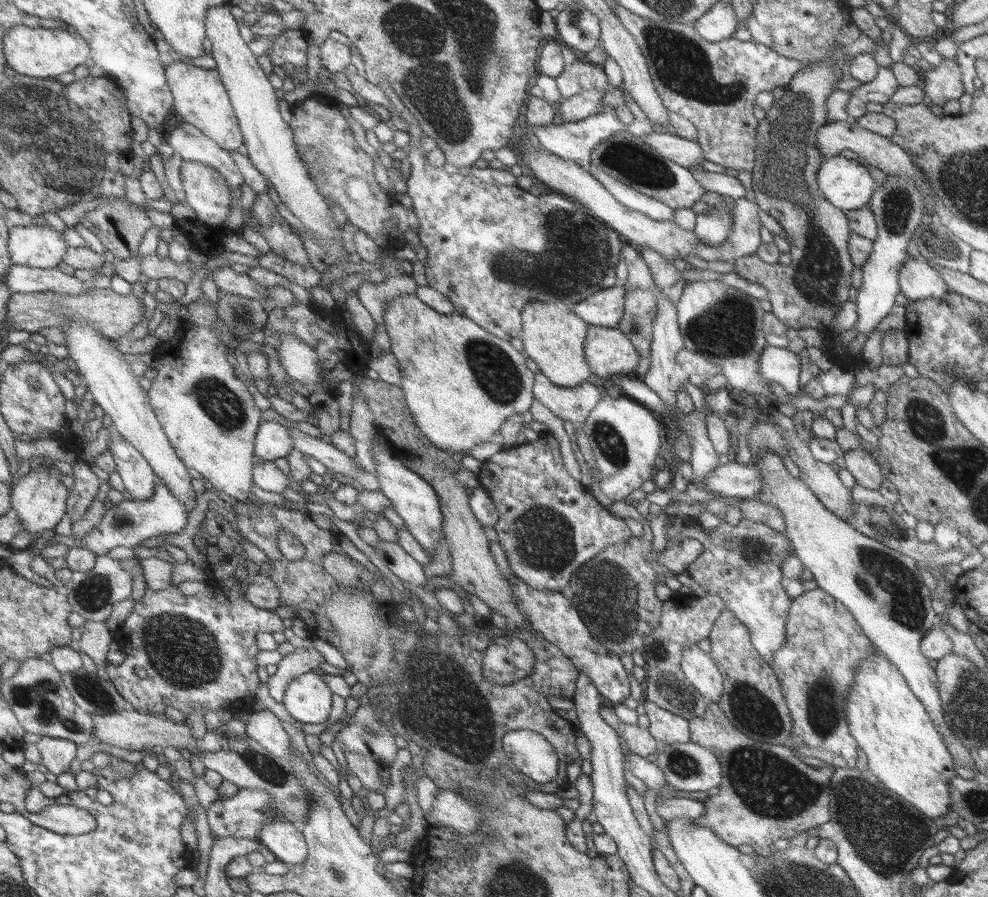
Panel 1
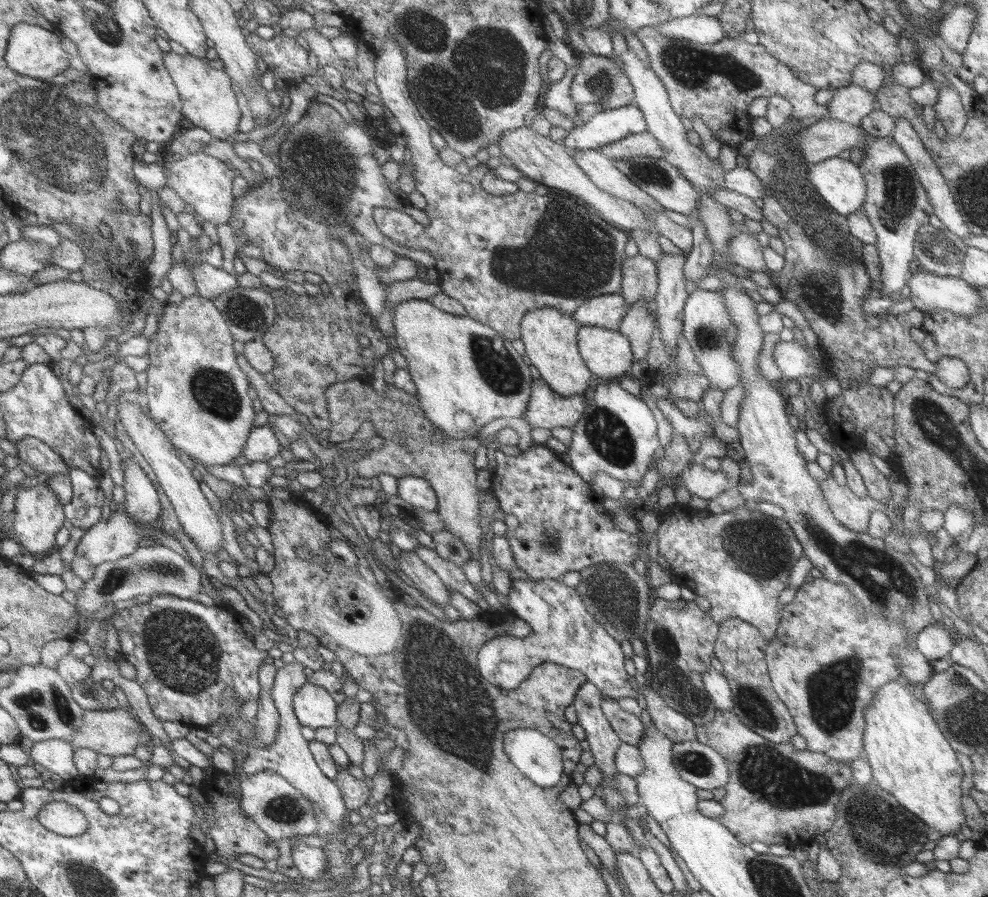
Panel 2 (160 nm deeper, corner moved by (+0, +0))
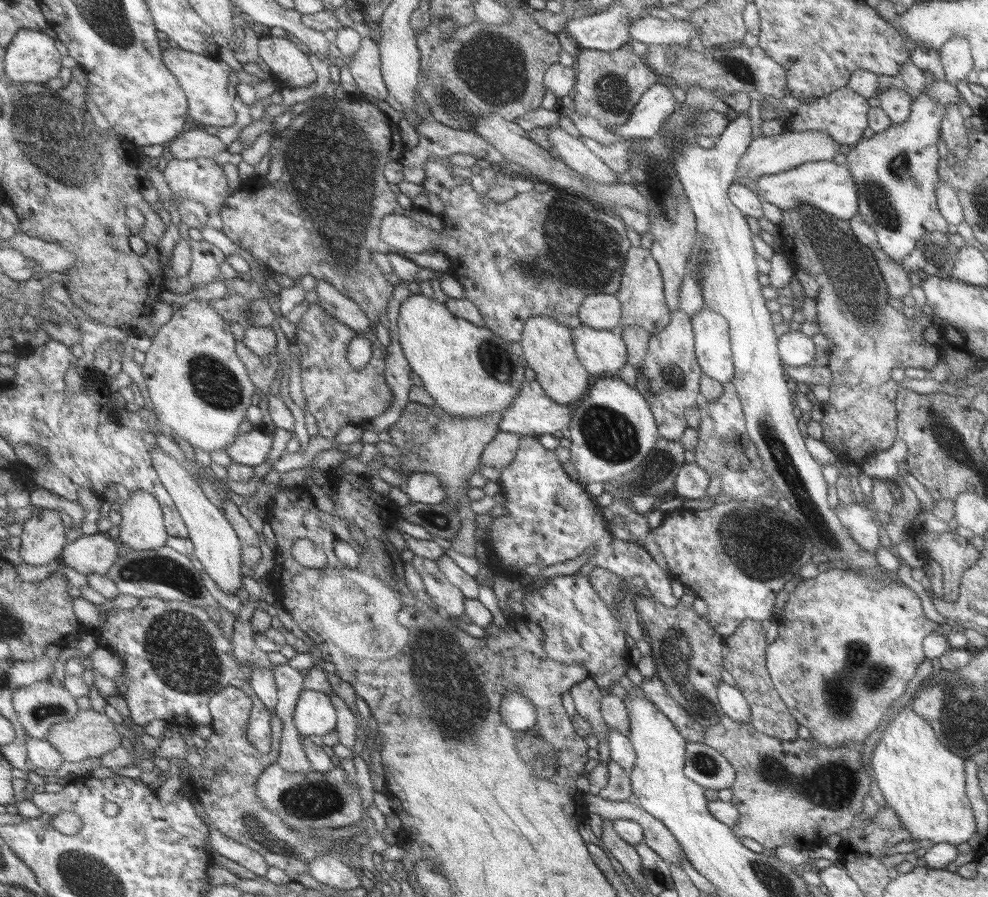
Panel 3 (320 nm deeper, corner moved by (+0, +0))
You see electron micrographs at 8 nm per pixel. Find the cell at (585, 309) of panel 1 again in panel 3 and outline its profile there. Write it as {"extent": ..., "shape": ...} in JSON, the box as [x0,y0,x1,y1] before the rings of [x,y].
{"extent":[578,293,620,330],"shape":[[[597,293],[585,297],[579,306],[578,321],[593,330],[613,330],[620,321],[620,304],[613,294]]]}

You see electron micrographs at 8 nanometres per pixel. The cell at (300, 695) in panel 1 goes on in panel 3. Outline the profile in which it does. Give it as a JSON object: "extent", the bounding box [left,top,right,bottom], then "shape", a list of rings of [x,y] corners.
{"extent":[293,690,336,737],"shape":[[[304,690],[297,702],[293,722],[303,737],[325,736],[336,730],[336,705],[327,693]]]}

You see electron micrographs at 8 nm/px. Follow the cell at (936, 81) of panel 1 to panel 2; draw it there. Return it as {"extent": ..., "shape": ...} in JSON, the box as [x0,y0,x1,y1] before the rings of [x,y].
{"extent":[933,83,967,138],"shape":[[[951,83],[949,85],[938,84],[938,95],[933,109],[934,118],[941,122],[948,138],[955,138],[963,130],[967,119],[966,112],[961,107],[957,91]]]}

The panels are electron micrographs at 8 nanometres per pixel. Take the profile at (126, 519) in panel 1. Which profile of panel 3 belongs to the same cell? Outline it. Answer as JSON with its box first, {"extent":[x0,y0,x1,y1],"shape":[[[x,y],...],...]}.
{"extent":[60,533,120,576],"shape":[[[106,533],[86,535],[66,546],[60,563],[89,576],[107,574],[120,557],[117,544]]]}

